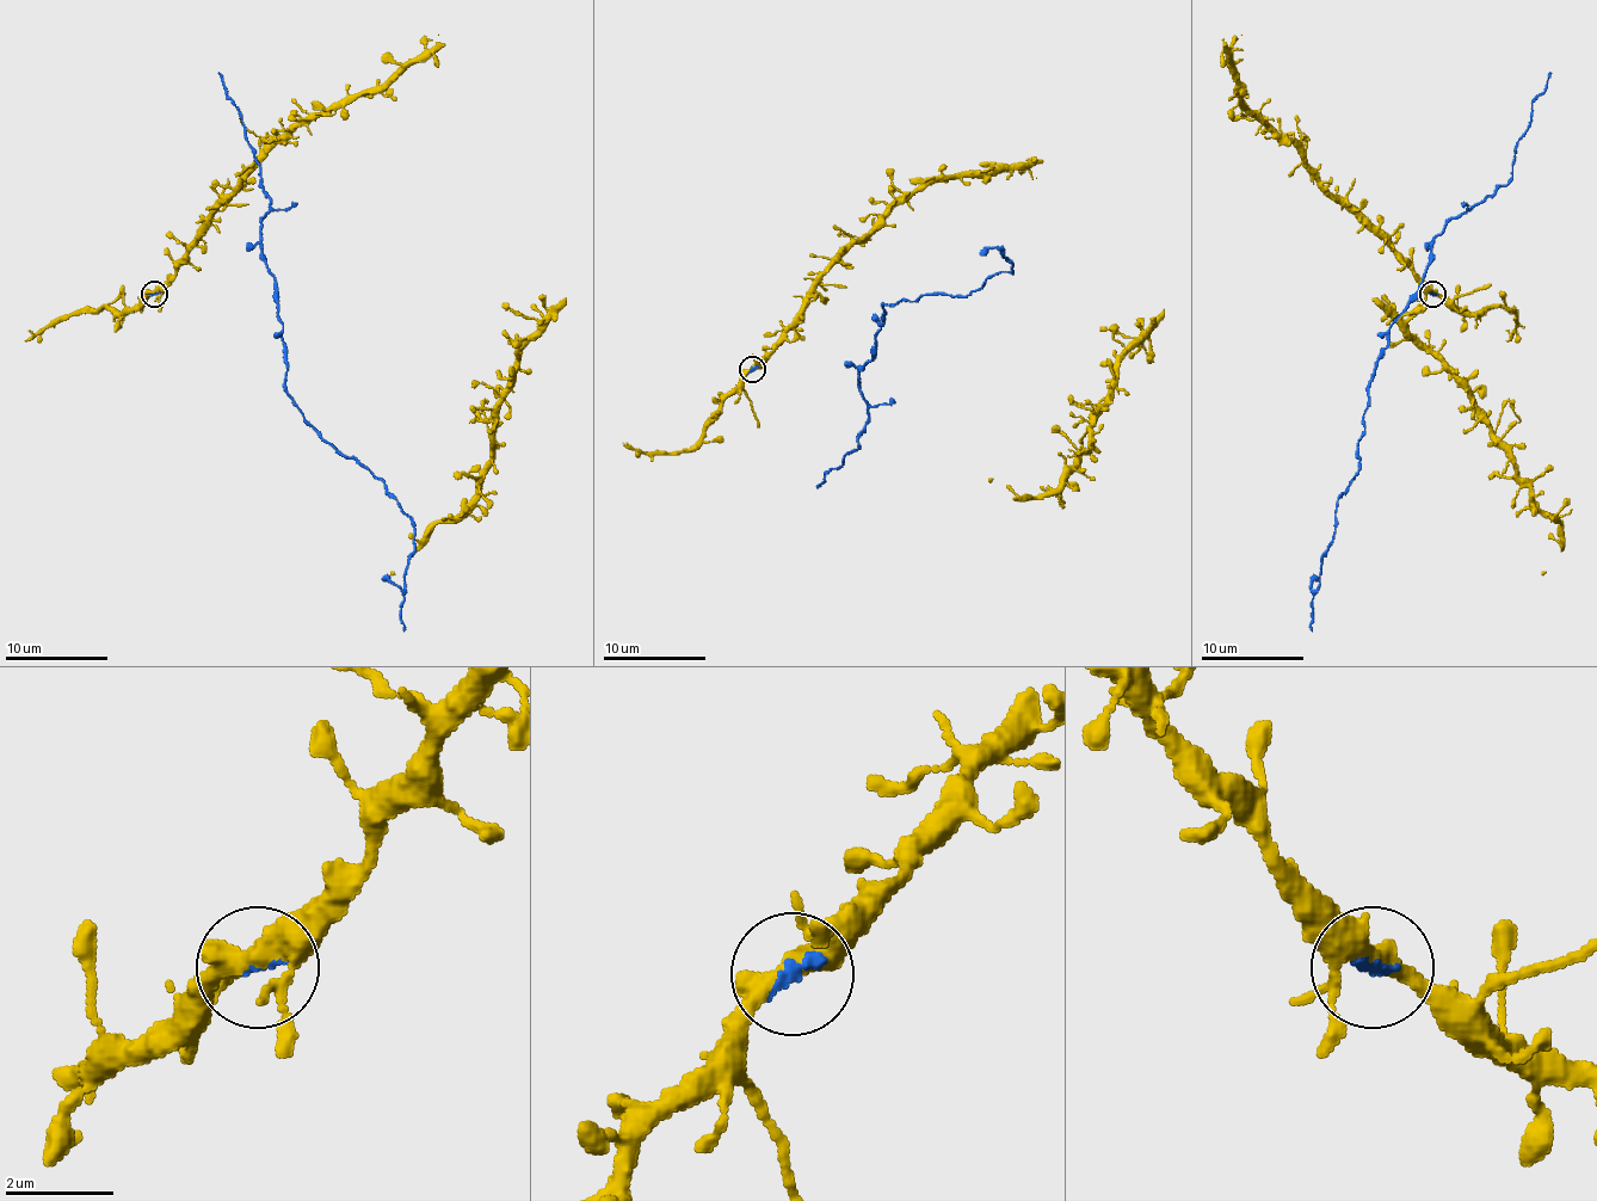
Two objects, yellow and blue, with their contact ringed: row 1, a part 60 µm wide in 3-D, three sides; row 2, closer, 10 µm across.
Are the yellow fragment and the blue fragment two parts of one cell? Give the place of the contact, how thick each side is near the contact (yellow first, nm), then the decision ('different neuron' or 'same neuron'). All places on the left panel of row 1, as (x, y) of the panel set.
(154, 294) | 360/130 nm | same neuron

